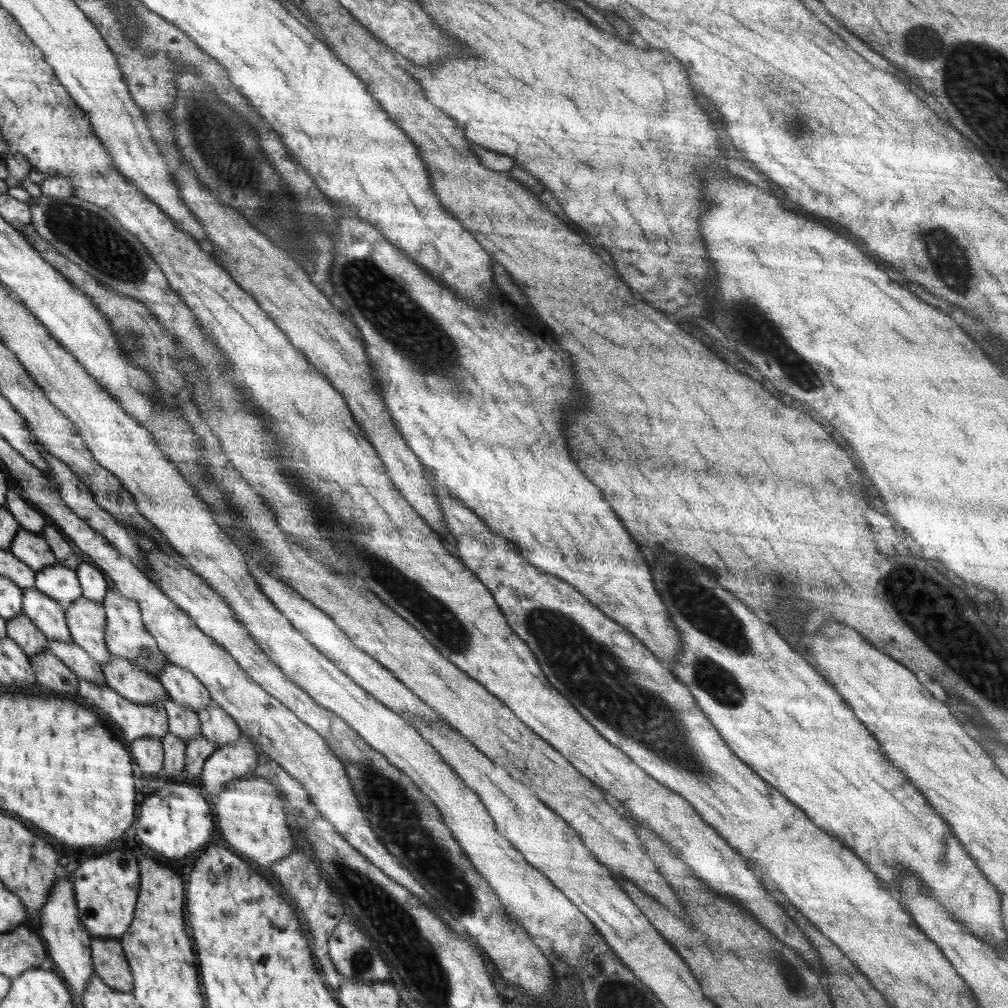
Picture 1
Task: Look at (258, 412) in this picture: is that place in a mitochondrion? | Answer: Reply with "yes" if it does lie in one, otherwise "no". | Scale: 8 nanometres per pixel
no

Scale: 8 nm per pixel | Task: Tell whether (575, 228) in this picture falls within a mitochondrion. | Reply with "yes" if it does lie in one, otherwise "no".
no

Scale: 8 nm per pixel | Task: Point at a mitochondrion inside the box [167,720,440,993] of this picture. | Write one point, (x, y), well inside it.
(361, 963)

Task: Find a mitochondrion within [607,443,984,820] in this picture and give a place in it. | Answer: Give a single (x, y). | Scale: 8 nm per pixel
(704, 609)

